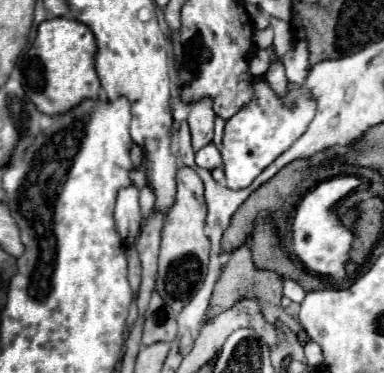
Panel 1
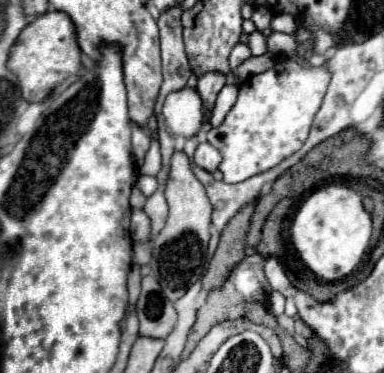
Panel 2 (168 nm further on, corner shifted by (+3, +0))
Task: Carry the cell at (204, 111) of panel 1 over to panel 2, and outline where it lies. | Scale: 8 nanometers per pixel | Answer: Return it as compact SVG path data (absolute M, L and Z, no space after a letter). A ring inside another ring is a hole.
M207 73L207 75L199 77L197 93L203 101L205 115L207 115L207 111L211 111L215 107L215 99L217 99L219 91L223 89L223 85L225 85L225 75L221 75L221 73Z

